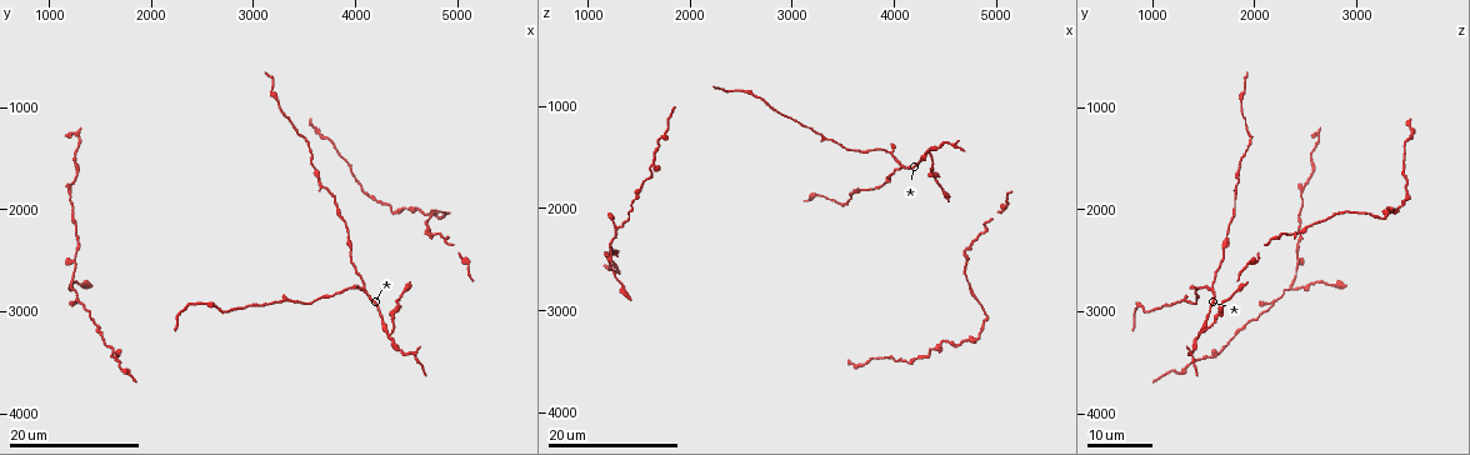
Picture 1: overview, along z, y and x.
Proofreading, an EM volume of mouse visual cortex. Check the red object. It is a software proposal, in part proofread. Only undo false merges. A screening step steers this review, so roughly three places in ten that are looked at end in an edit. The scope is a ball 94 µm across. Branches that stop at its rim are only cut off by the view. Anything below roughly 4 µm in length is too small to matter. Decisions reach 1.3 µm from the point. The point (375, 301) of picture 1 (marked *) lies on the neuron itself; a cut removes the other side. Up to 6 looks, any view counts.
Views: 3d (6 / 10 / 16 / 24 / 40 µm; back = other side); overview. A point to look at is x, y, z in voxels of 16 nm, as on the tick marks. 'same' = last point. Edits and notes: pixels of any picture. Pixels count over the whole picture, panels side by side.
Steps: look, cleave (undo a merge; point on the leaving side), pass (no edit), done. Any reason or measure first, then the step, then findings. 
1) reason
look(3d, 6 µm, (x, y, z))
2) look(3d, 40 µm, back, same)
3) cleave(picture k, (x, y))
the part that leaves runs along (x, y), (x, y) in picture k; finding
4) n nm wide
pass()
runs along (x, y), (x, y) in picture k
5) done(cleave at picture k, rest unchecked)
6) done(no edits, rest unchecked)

three-way junction
look(3d, 24 µm, (4080, 2760, 1600))

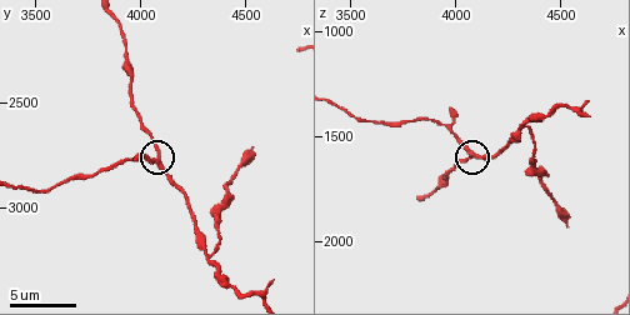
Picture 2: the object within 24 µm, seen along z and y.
look(3d, 6 µm, (4050, 2770, 1580))

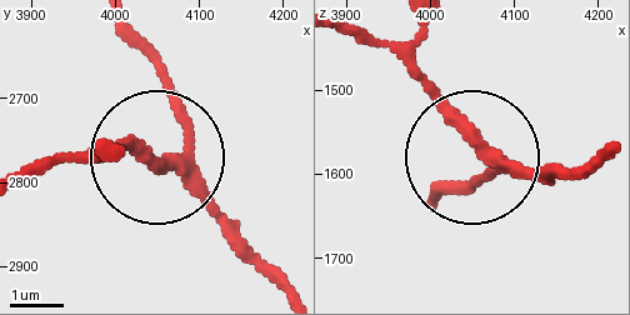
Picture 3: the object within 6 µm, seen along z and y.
3 arms
pass()
runs along (585, 165), (523, 174), (486, 160), (469, 188) in picture 3; one neuron here

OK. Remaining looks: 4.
three arms meet
look(3d, 6 µm, (4320, 3230, 1440))

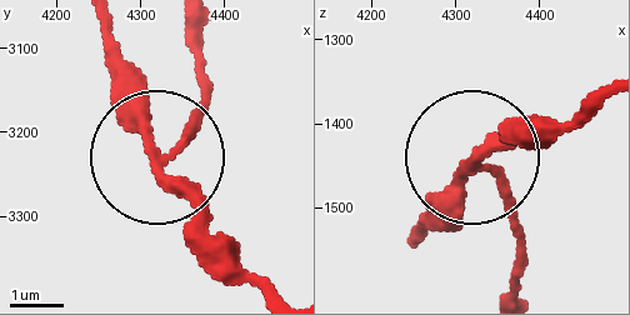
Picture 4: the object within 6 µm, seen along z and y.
190 nm wide
cleave(picture 4, (199, 116))
the part that leaves runs along (169, 163), (205, 86), (195, 33) in picture 4; a second neuron is stuck on

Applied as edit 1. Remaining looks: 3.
look(overview)

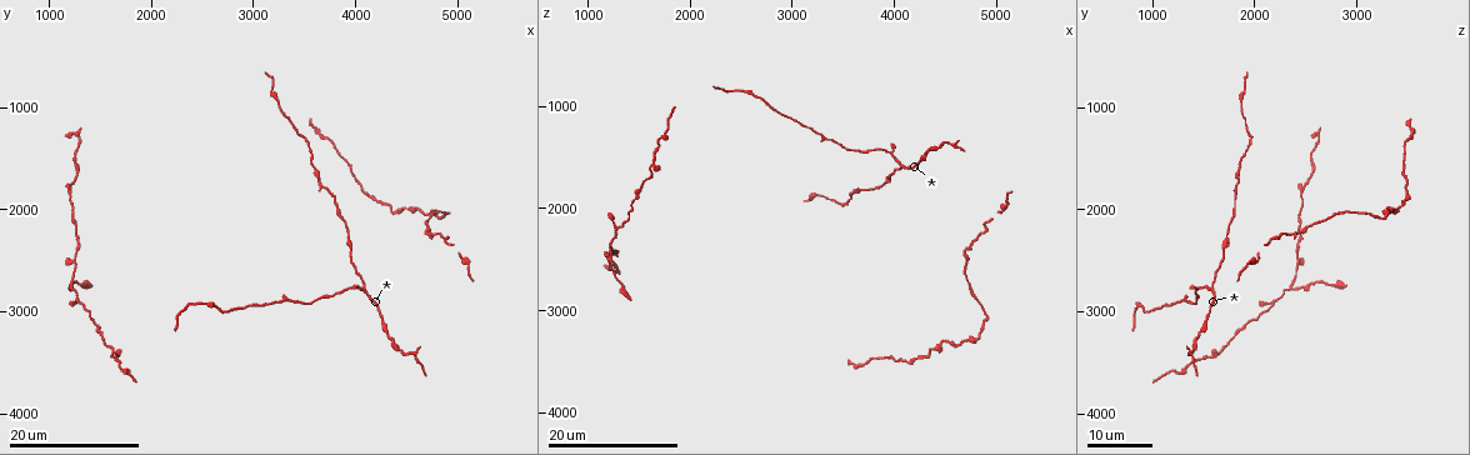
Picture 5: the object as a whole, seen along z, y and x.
three arms meet
look(3d, 24 µm, (1220, 2760, 2340))

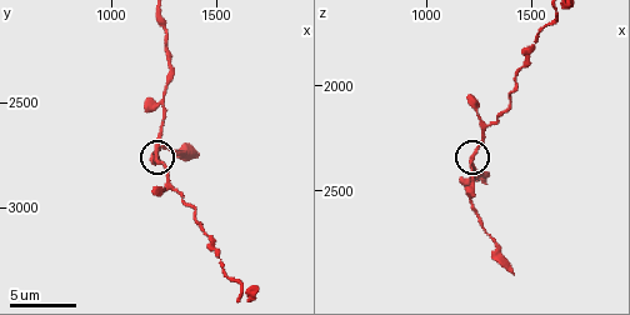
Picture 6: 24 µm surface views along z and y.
look(3d, 6 µm, (1210, 2770, 2350))

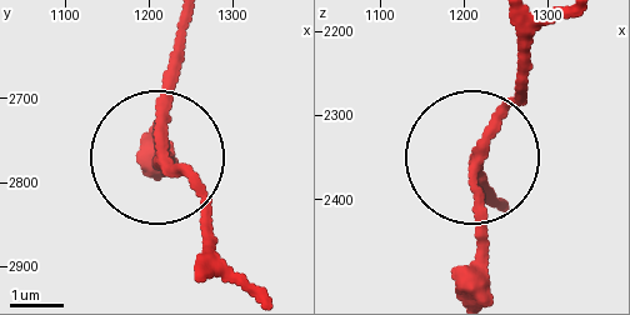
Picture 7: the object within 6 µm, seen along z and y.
cleave(picture 7, (164, 93))
a second neuron is stuck on

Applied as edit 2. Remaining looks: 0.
done(cleave at picture 4, cleave at picture 7, rest unchecked)

